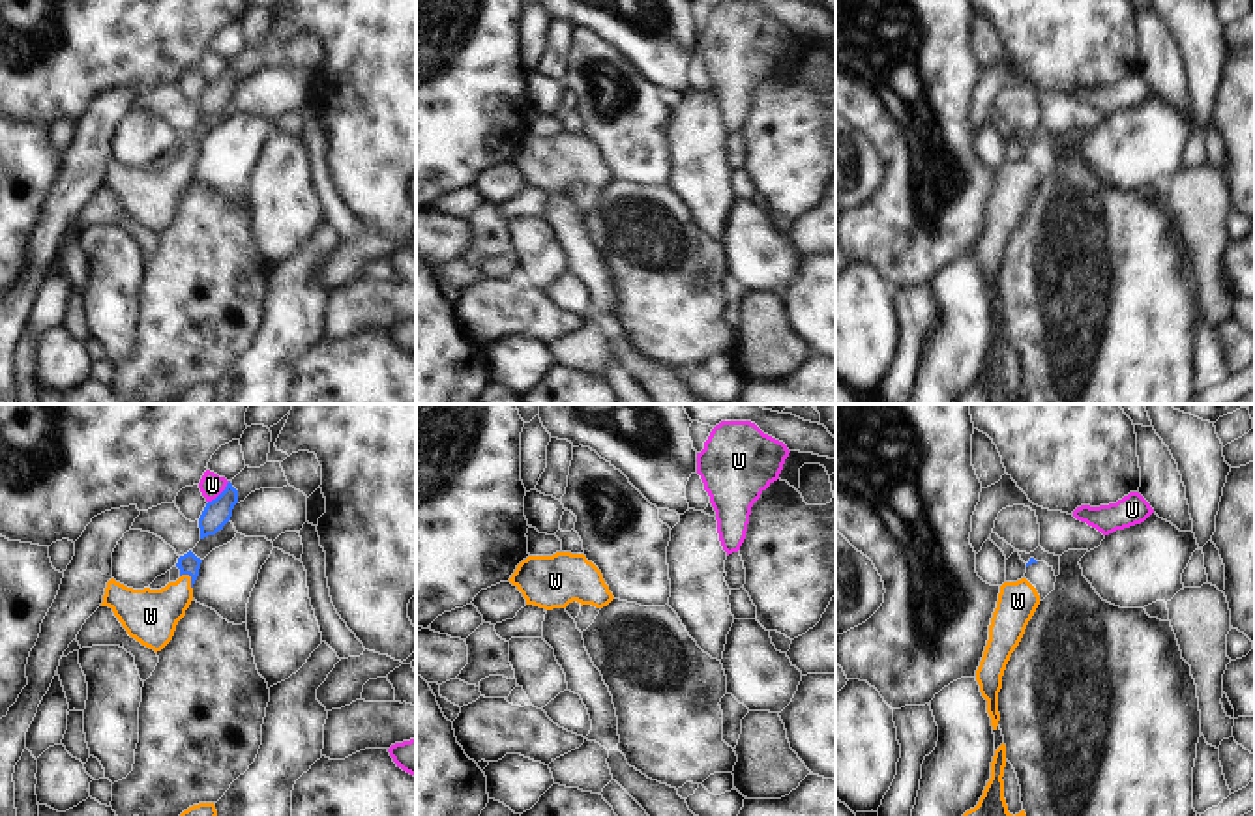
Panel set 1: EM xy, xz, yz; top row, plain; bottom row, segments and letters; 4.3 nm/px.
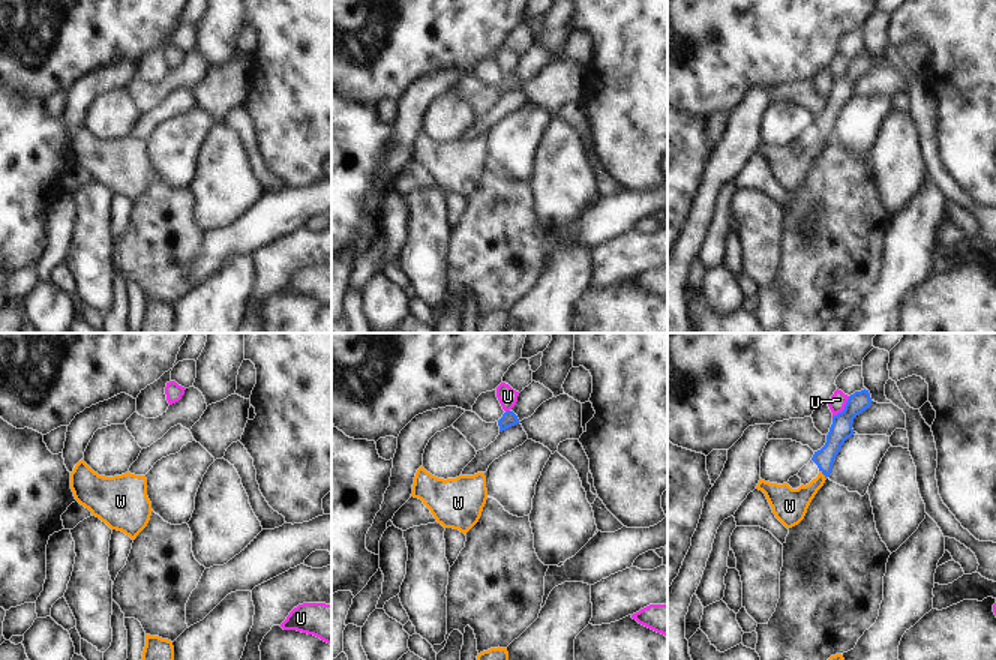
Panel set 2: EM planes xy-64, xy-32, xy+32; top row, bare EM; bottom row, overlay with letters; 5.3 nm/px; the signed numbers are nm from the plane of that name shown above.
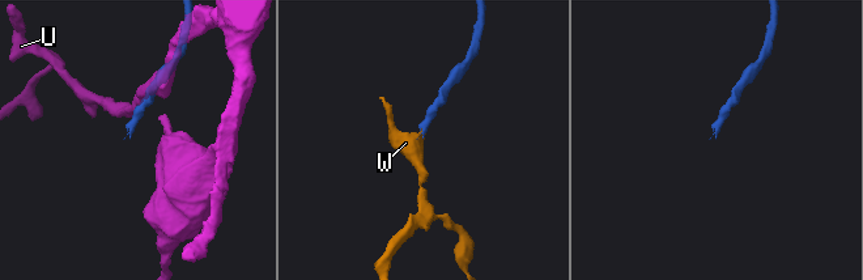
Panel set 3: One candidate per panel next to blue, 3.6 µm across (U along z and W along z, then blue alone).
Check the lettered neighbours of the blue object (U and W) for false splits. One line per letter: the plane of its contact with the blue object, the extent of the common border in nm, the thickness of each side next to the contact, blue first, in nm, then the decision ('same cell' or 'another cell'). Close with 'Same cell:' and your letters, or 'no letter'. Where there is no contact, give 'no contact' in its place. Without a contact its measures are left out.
U: xy | 130 nm | 120/100 nm | another cell
W: xy | 80 nm | 90/240 nm | same cell
Same cell: W

